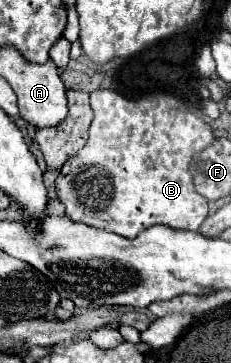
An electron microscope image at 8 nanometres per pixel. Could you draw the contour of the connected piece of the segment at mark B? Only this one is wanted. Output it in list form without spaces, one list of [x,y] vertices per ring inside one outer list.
[[[97,90],[91,94],[91,108],[95,118],[89,130],[89,140],[77,156],[63,164],[55,182],[57,196],[63,202],[67,216],[73,222],[91,224],[125,238],[135,238],[141,230],[157,224],[177,230],[197,230],[207,218],[207,200],[193,190],[189,160],[193,158],[193,152],[201,152],[201,148],[207,148],[215,140],[211,126],[167,92],[129,100],[111,90]]]

